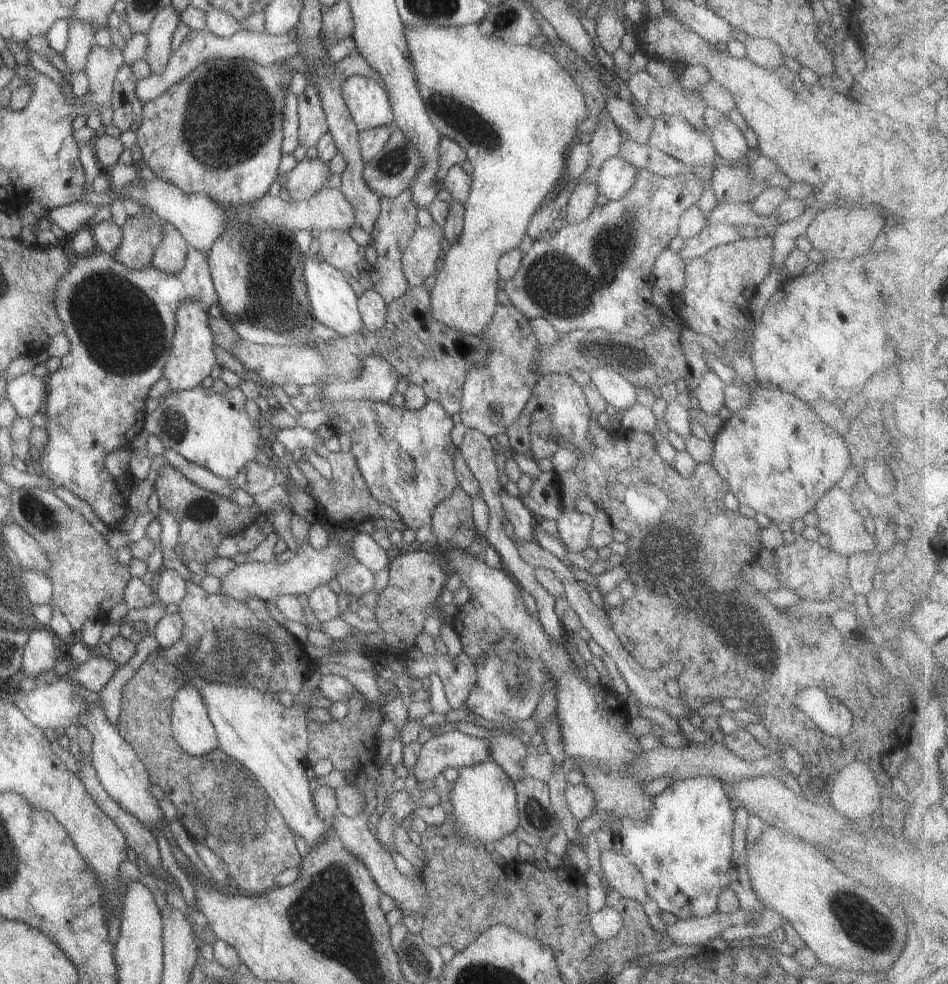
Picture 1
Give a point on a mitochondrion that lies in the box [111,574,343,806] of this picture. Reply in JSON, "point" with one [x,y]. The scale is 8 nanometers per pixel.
{"point":[233,654]}

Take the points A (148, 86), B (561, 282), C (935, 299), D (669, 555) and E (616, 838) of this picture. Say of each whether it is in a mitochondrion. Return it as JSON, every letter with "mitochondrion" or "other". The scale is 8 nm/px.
{"A":"other","B":"mitochondrion","C":"other","D":"mitochondrion","E":"other"}

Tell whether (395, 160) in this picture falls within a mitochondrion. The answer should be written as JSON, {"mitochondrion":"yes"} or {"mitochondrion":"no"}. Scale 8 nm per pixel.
{"mitochondrion":"yes"}

